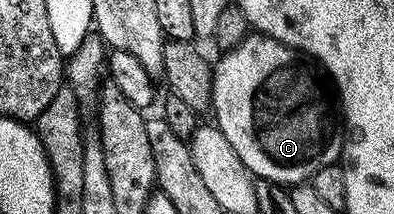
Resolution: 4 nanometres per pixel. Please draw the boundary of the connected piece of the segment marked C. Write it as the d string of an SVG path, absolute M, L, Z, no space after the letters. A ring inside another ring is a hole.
M253 32L250 33L248 38L244 38L237 46L232 46L230 50L224 51L220 56L222 58L216 59L213 67L213 101L211 108L213 112L217 112L215 125L223 132L223 136L227 136L227 142L231 144L231 148L235 148L235 152L239 156L241 163L249 169L254 179L266 178L272 182L279 182L286 188L292 188L298 184L308 183L312 179L313 174L319 172L319 168L332 166L340 159L337 158L340 154L342 157L347 142L344 137L337 138L337 122L333 119L335 94L331 89L330 83L327 81L326 75L323 73L322 67L310 55L295 49L293 46L288 46L286 42L270 38L268 34Z

